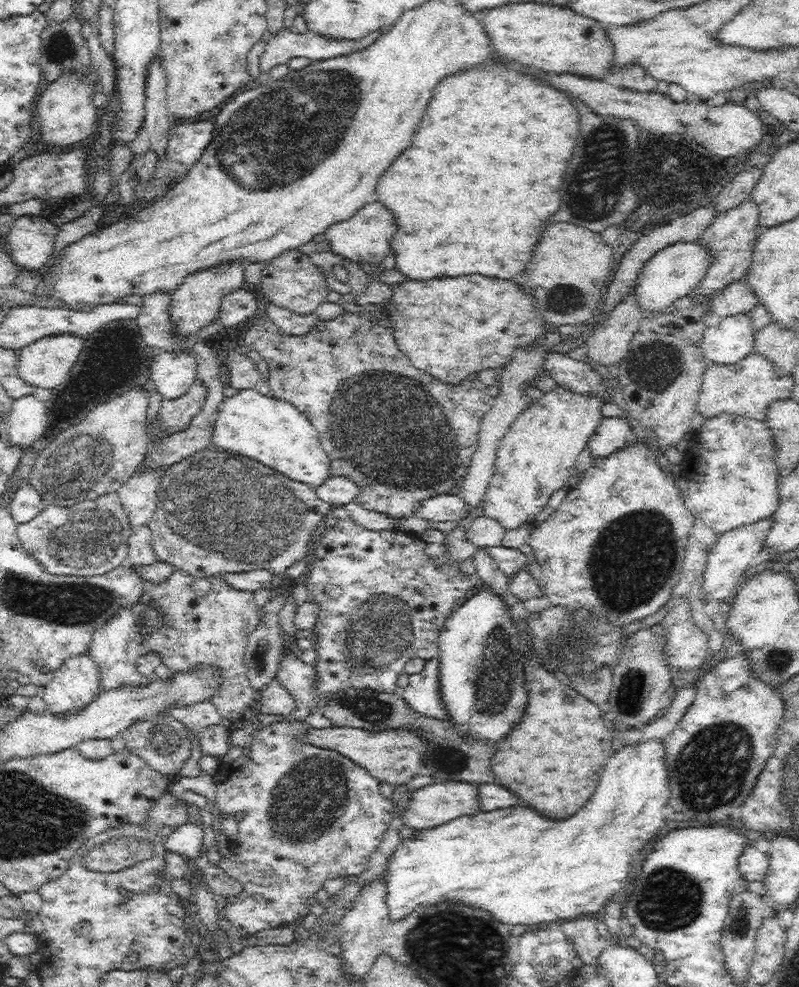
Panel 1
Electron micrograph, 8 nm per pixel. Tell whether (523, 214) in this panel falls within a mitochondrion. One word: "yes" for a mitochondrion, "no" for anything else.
no

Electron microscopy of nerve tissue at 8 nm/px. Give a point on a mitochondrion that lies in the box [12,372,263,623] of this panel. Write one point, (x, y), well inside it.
(77, 467)

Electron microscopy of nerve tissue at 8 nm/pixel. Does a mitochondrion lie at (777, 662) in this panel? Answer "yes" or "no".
yes

